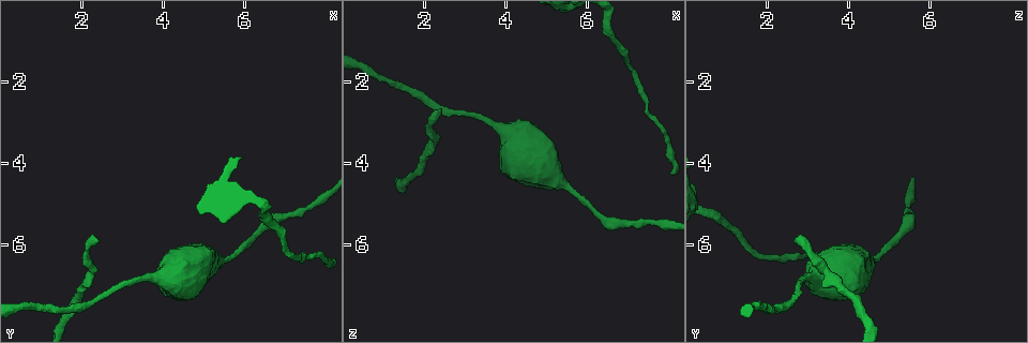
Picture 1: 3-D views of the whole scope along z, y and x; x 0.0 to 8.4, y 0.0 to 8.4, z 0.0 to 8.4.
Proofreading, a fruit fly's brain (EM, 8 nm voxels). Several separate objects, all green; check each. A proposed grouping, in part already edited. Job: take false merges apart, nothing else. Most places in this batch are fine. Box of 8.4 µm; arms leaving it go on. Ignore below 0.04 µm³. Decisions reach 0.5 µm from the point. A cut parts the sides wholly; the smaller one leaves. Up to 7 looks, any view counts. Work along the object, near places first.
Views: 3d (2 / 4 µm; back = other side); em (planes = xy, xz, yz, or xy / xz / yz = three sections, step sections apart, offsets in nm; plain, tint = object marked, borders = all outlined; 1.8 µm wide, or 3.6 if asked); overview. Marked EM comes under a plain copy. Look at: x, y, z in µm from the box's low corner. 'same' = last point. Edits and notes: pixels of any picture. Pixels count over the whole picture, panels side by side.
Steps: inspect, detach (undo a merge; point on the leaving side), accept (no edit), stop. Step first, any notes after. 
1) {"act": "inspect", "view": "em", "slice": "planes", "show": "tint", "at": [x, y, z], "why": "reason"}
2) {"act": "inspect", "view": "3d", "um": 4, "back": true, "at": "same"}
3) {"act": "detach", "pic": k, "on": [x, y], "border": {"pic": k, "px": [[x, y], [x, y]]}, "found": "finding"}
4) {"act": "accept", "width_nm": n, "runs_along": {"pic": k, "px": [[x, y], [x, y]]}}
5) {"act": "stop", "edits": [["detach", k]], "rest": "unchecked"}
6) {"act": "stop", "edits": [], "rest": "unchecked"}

{"act": "inspect", "view": "em", "slice": "yz", "step": 4, "show": "tint", "at": [5.85, 6.15, 4.85], "why": "sudden change in width"}

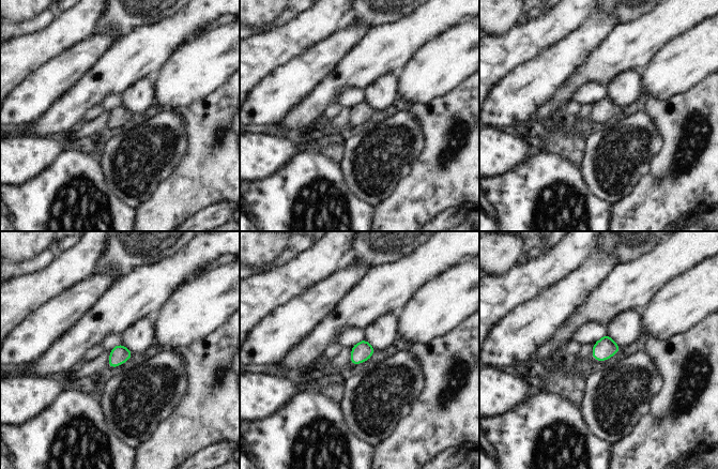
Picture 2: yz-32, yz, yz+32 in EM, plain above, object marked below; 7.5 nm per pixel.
{"act": "inspect", "view": "em", "slice": "planes", "show": "borders", "at": "same"}

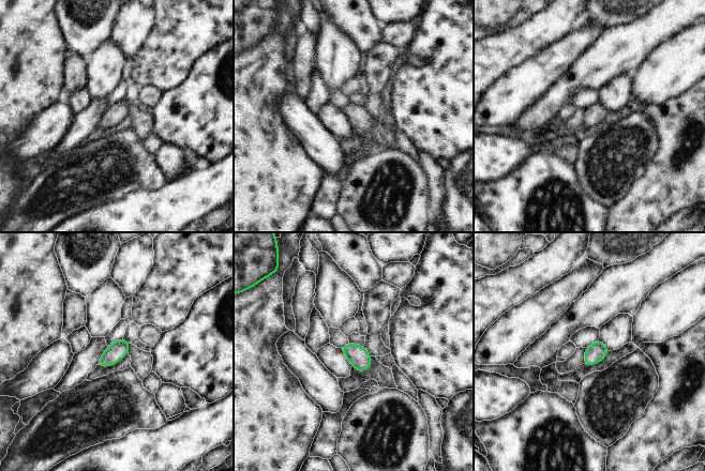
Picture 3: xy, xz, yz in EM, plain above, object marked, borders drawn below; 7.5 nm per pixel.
{"act": "accept", "found": "continuous, no second neuron"}

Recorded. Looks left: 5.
{"act": "inspect", "view": "em", "slice": "xy", "step": 8, "show": "tint", "at": [7.55, 5.10, 5.50], "why": "narrows sharply"}

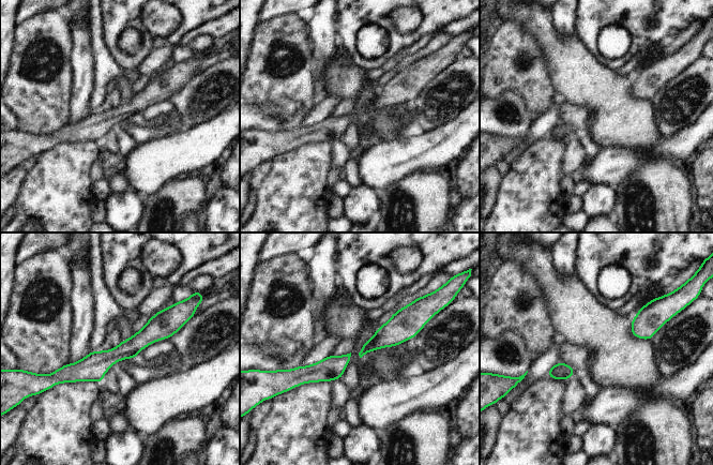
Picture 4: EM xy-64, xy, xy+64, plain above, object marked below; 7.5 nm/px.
{"act": "accept", "runs_along": {"pic": 4, "px": [[177, 325], [61, 376]]}, "found": "all the same neuron"}

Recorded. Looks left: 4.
{"act": "inspect", "view": "em", "slice": "planes", "show": "borders", "at": [3.45, 6.85, 2.95], "why": "sudden change in width"}

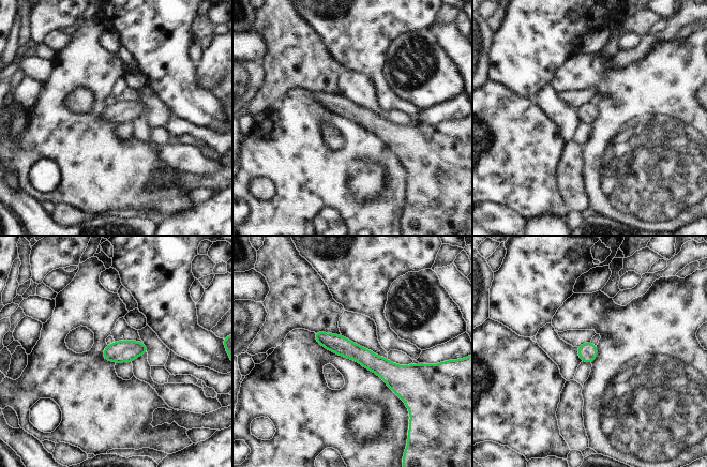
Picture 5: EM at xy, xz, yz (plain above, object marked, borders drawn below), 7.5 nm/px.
{"act": "accept", "runs_along": {"pic": 5, "px": [[316, 334], [387, 371], [416, 367]]}, "found": "all the same neuron"}

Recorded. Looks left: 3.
{"act": "stop", "edits": [], "rest": "unchecked"}

